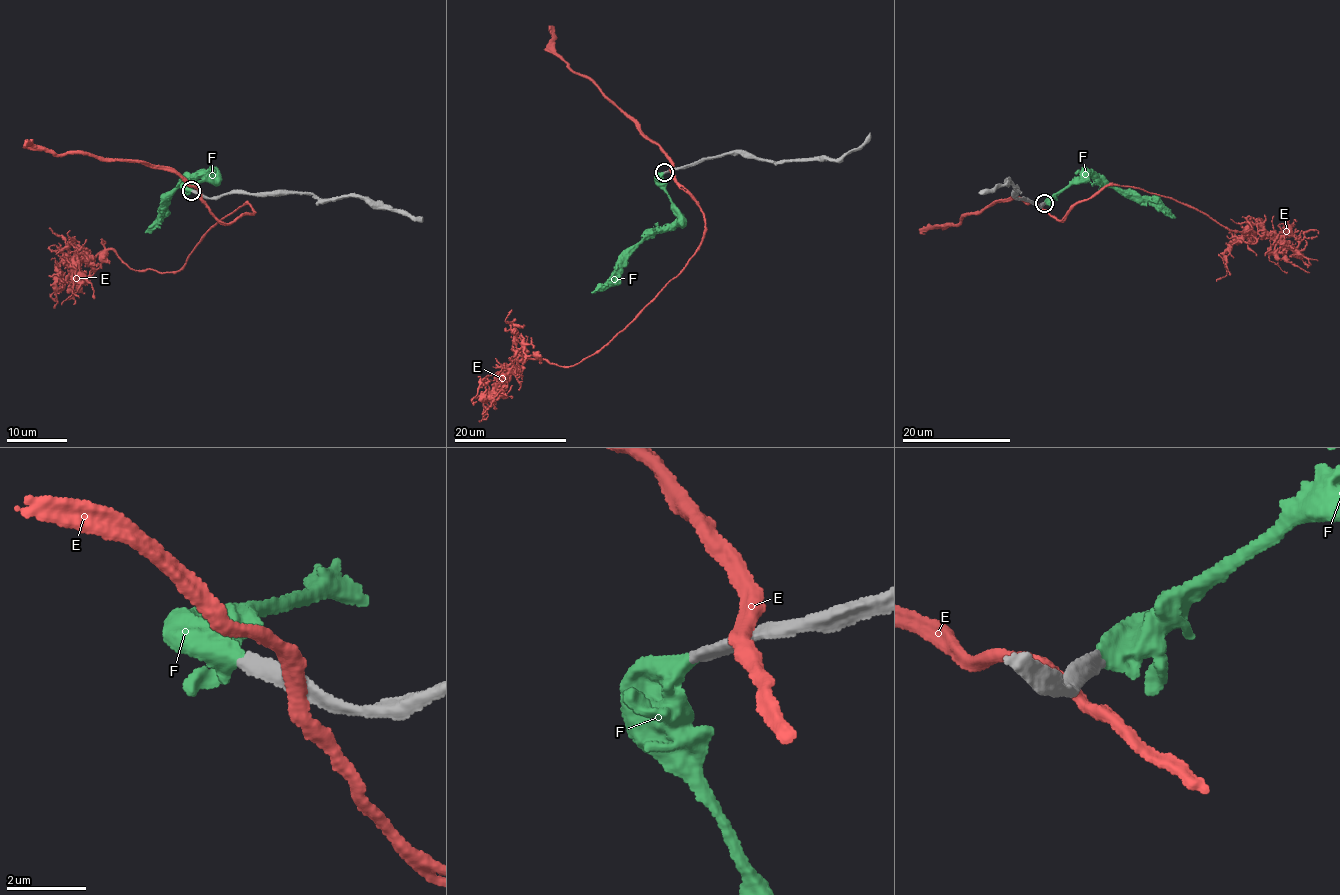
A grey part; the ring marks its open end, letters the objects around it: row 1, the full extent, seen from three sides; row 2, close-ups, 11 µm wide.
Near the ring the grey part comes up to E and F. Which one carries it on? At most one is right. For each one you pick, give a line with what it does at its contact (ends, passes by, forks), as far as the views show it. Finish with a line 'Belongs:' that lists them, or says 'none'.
F: It ends there
Belongs: F

